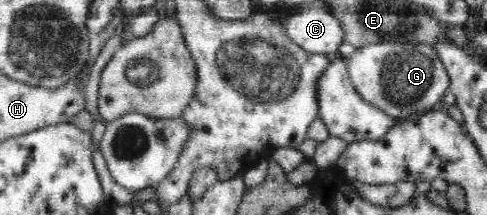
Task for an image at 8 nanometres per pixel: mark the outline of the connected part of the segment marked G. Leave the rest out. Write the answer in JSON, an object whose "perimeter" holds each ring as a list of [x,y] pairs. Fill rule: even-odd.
{"perimeter":[[[375,42],[355,49],[345,61],[359,96],[397,120],[439,110],[450,86],[448,72],[438,53],[422,42]]]}

